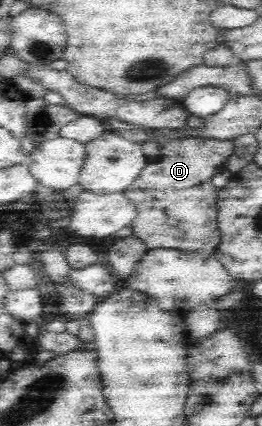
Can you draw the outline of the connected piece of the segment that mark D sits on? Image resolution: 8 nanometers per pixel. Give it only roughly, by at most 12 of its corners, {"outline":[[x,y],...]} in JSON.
{"outline":[[233,140],[162,142],[128,193],[148,249],[214,255]]}

